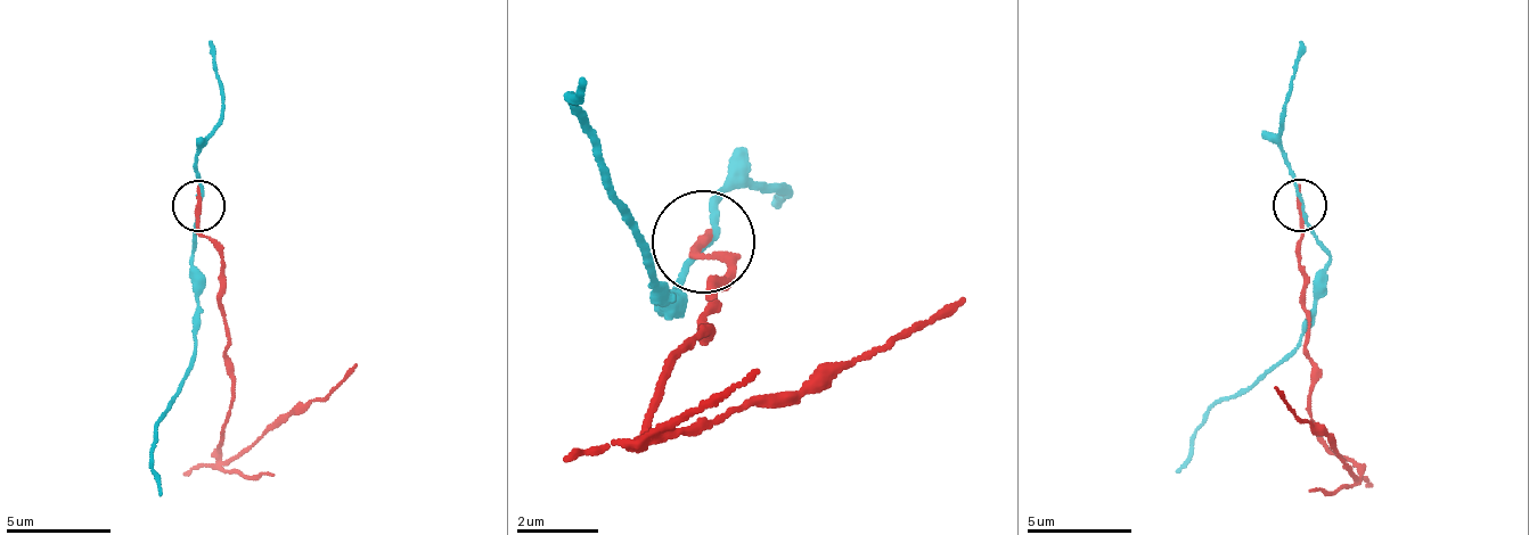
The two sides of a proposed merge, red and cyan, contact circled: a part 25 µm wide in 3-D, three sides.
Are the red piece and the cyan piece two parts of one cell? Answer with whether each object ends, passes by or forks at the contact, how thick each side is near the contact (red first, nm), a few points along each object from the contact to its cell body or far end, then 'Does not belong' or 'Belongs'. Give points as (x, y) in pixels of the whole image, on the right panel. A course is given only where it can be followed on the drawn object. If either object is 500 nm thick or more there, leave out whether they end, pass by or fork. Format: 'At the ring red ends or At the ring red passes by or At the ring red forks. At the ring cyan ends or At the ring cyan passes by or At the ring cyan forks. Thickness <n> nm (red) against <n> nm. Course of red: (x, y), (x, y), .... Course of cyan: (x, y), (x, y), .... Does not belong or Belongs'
At the ring red ends. At the ring cyan passes by. Thickness 280 nm (red) against 140 nm. Course of red: (1301, 207), (1298, 257), (1313, 430), (1356, 470), (1355, 477), (1335, 444), (1275, 388). Course of cyan: (1301, 207), (1329, 257), (1317, 315), (1252, 385), (1205, 413), (1191, 449), (1174, 470). Does not belong

